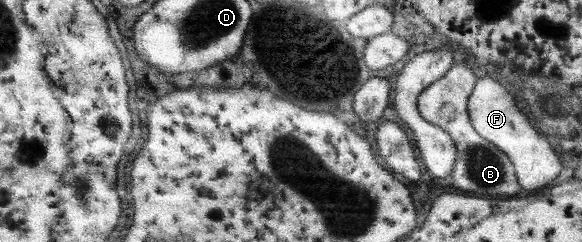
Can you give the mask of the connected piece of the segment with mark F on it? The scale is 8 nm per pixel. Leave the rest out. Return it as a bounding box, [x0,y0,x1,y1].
[466,77,562,189]

